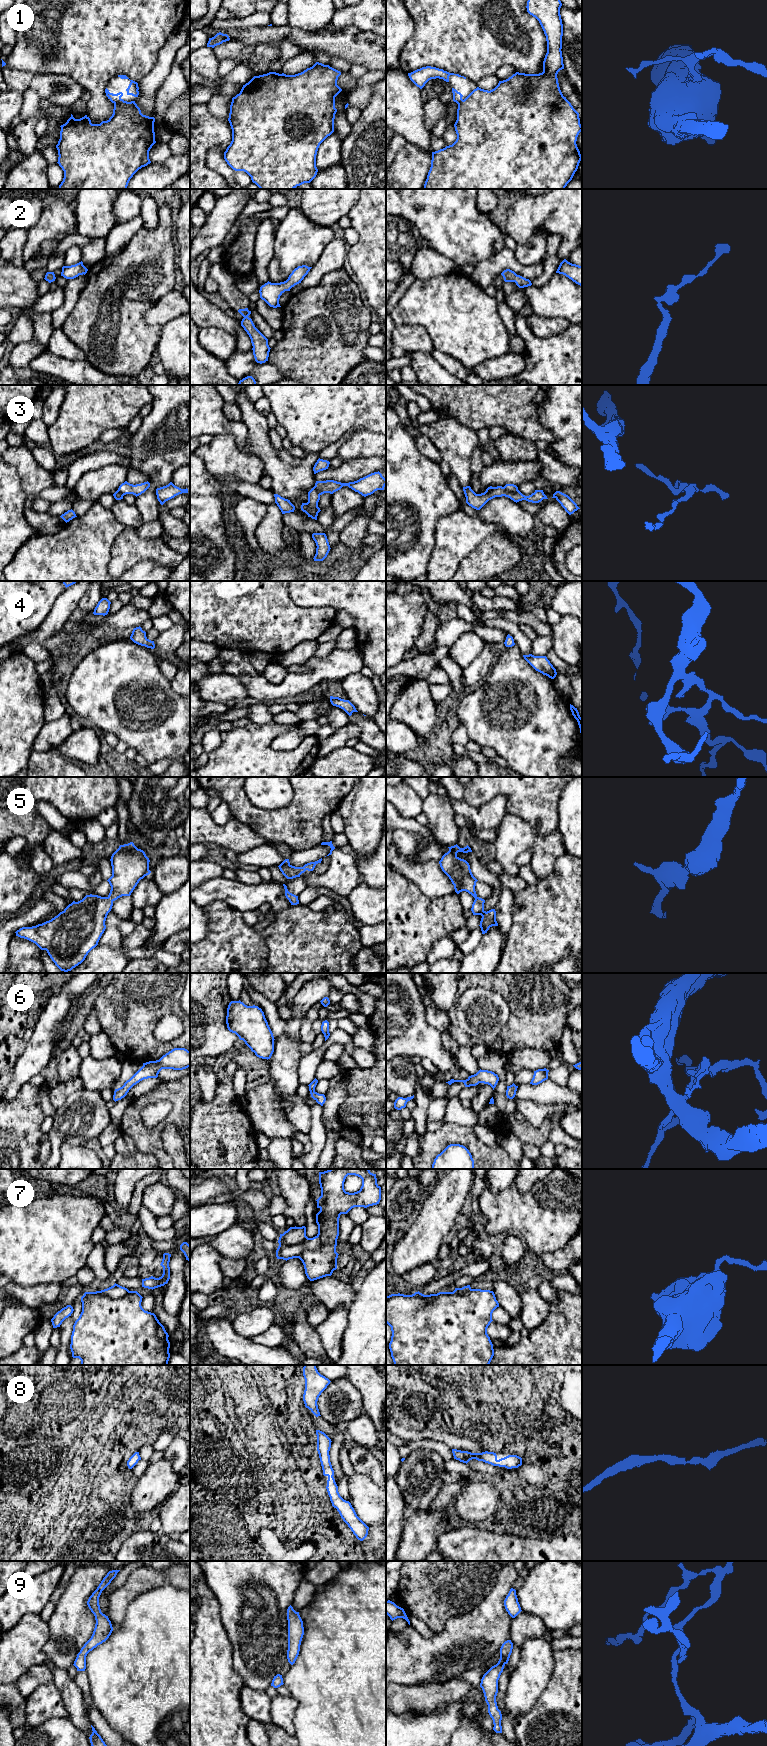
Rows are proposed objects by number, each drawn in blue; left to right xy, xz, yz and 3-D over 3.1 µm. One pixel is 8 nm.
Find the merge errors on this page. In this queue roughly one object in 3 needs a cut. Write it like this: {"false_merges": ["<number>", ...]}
{"false_merges": ["1", "3", "7"]}

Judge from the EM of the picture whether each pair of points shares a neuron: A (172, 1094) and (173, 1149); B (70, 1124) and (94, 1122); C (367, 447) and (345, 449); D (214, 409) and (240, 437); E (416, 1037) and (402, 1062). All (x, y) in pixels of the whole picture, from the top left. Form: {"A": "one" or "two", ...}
{"A": "two", "B": "one", "C": "one", "D": "one", "E": "two"}

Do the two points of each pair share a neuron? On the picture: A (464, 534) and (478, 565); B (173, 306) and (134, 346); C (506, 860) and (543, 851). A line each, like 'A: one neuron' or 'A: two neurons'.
A: two neurons
B: two neurons
C: one neuron

